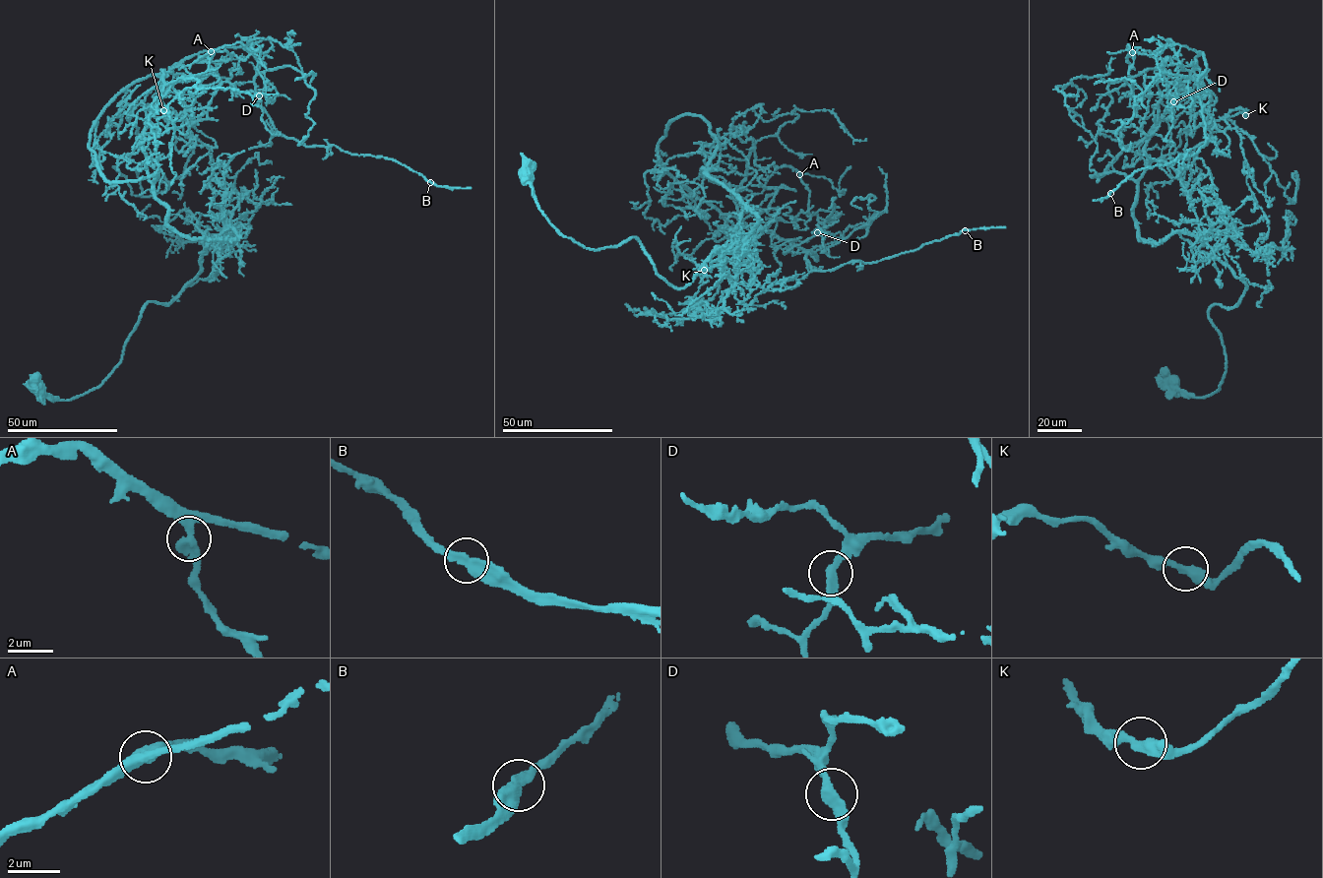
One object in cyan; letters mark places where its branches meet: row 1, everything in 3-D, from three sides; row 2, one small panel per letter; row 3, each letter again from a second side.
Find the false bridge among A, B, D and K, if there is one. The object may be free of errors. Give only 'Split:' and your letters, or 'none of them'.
Split: none of them

